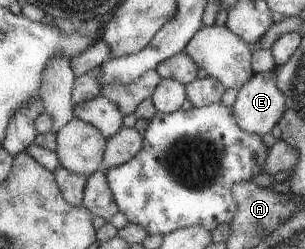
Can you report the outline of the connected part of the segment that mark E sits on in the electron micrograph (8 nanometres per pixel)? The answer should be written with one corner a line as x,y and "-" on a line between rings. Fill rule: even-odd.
274,70
253,74
237,89
231,105
236,123
245,132
263,135
280,120
287,101
276,85

